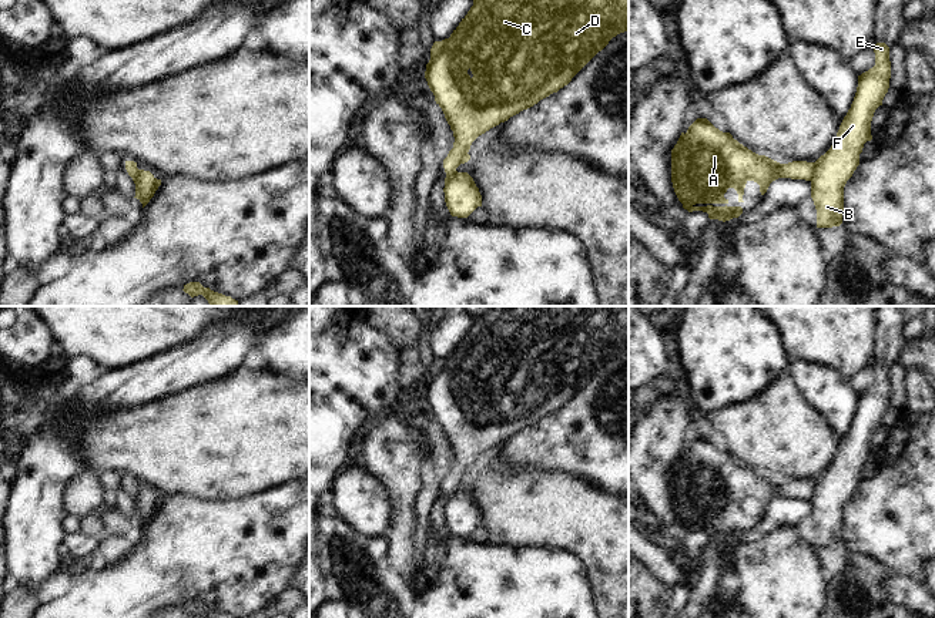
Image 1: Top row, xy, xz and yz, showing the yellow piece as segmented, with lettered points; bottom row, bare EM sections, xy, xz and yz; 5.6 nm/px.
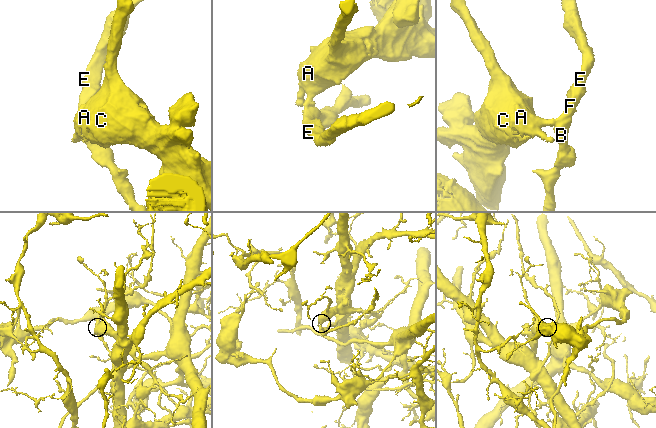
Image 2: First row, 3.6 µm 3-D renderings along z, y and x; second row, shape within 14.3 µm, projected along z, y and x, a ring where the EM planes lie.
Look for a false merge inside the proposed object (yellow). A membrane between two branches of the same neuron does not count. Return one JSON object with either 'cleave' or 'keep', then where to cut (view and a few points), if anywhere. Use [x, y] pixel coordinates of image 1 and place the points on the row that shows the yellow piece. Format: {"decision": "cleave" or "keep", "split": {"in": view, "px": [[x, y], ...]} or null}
{"decision": "cleave", "split": {"in": "yz", "px": [[813, 163], [813, 175], [808, 180]]}}

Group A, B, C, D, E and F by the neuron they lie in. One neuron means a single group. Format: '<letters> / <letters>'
A C D / B E F

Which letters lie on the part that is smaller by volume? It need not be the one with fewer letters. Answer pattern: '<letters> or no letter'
B, E, F.

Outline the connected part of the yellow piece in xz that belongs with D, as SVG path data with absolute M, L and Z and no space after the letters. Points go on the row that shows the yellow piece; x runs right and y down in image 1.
M473 0L450 37L433 43L425 71L455 137L453 148L443 159L445 172L453 172L470 159L468 152L479 135L567 85L613 37L624 31L629 31L629 0Z

